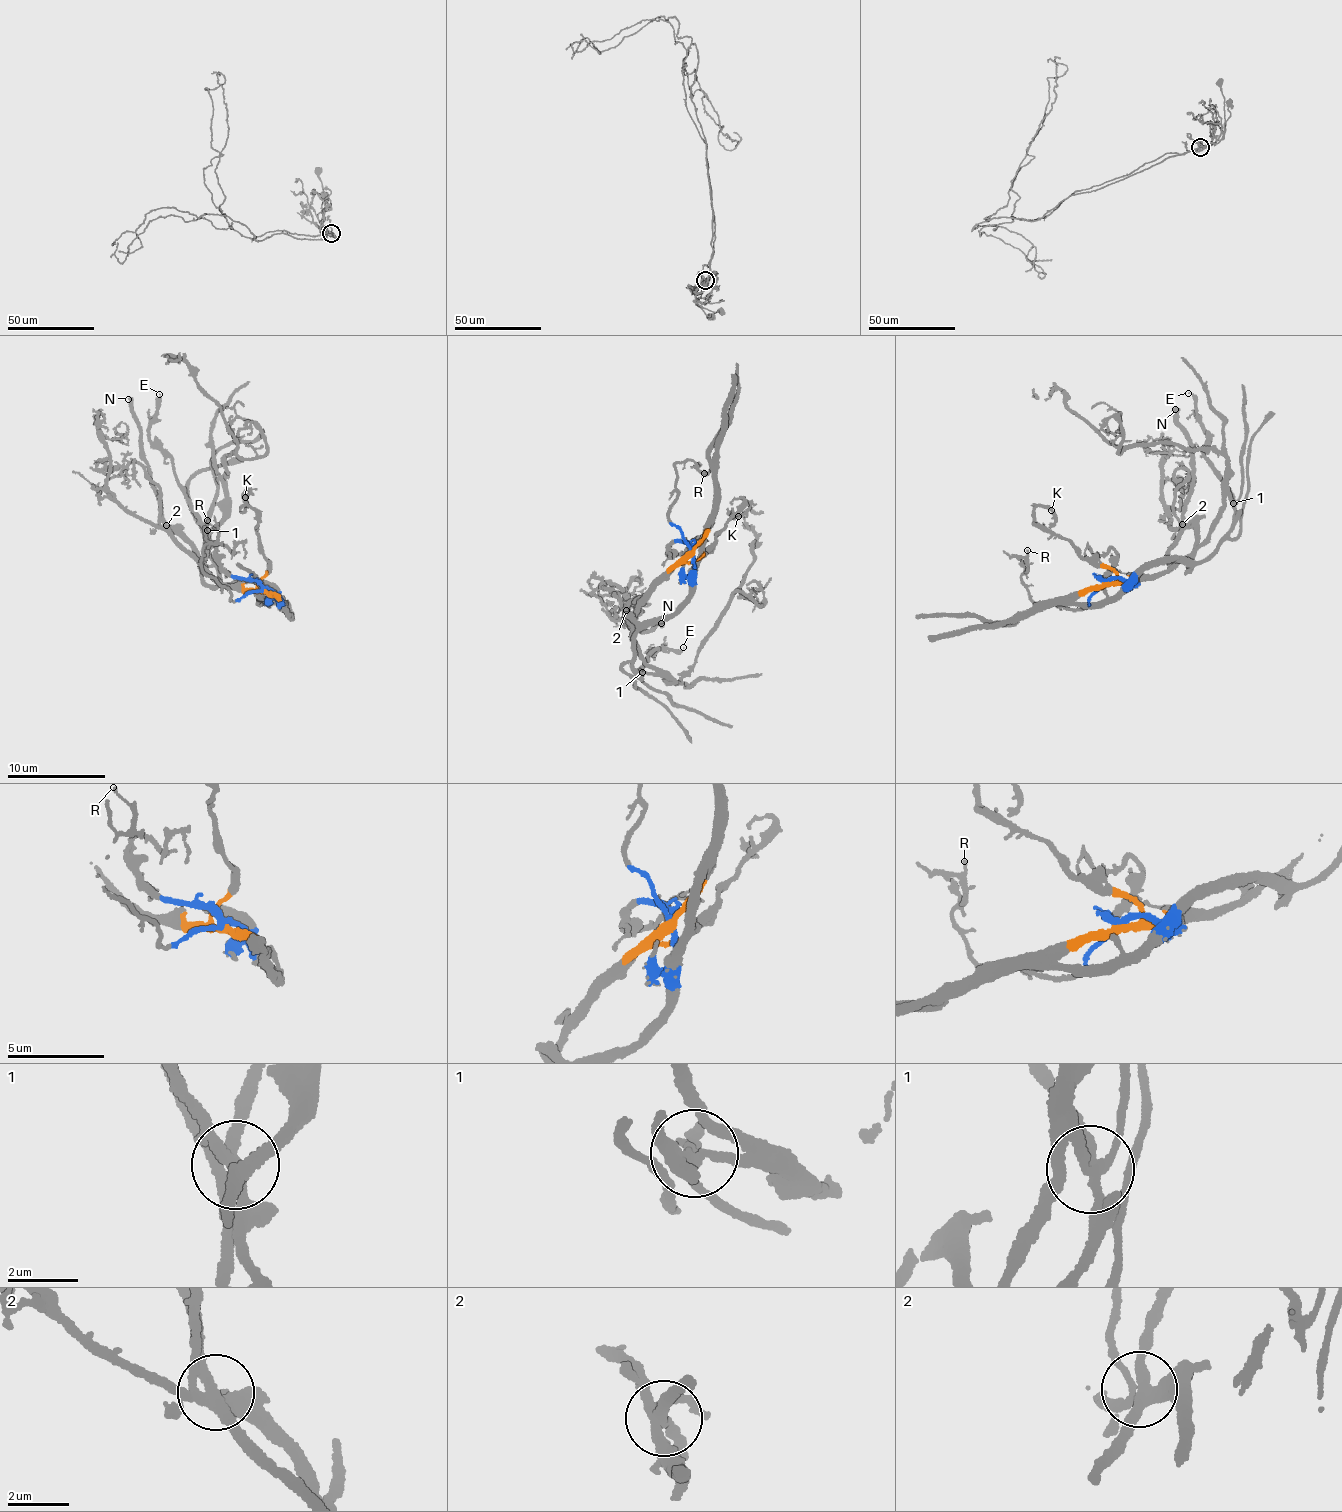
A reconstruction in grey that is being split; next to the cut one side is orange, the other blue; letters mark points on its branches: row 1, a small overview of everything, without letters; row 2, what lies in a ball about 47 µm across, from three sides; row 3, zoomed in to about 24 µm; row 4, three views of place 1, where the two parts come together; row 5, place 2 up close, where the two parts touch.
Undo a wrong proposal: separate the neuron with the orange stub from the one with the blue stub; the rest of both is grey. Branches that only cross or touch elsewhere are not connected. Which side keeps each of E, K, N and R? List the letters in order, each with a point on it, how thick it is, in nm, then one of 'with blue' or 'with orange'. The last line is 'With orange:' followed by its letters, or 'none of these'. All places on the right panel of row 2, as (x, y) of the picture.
E: (1188, 393) | 200 nm | with blue
K: (1051, 510) | 240 nm | with orange
N: (1175, 409) | 400 nm | with orange
R: (1027, 550) | 110 nm | with blue
With orange: K, N

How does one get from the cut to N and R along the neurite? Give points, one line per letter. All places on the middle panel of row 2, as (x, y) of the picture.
N: (691, 551), (627, 606), (640, 630), (651, 633), (662, 622)
R: (691, 551), (684, 534), (670, 518), (678, 492), (677, 462), (688, 460), (707, 474), (703, 473)

